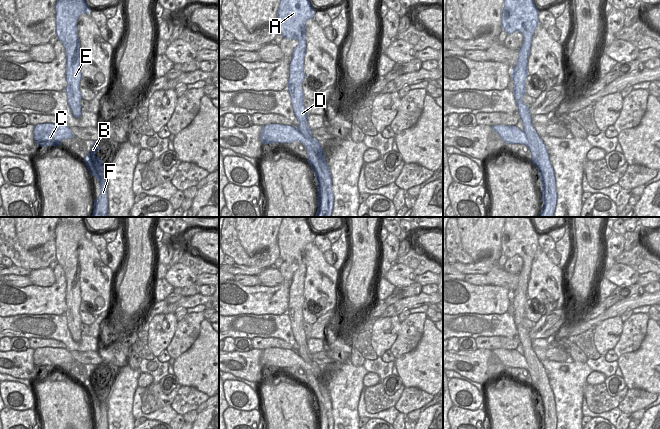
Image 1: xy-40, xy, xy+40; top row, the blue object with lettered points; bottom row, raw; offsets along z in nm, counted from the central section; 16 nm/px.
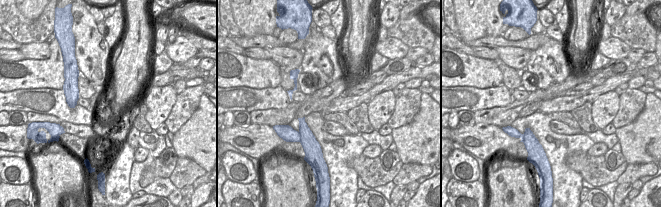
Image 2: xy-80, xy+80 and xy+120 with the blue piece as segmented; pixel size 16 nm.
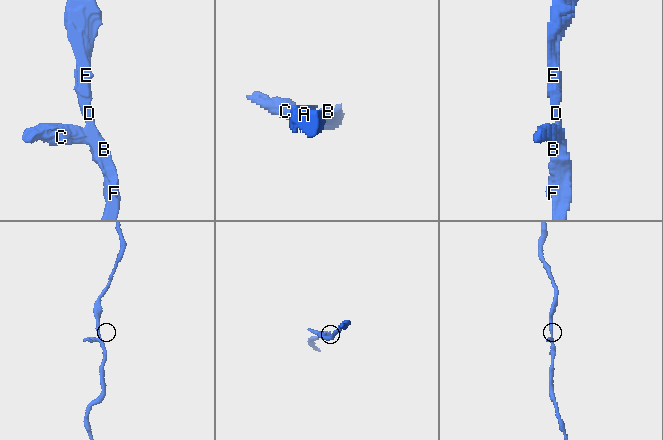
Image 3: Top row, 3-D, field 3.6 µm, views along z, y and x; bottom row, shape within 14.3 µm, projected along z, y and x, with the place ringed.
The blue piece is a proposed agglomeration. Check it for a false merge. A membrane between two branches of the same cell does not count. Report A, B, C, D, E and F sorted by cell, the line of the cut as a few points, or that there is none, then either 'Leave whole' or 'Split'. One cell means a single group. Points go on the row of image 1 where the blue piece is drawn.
Groups: A B D E F / C. Split along xy (297, 127), (311, 142), (311, 146). Split.

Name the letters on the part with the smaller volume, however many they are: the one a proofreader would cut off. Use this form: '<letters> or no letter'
C

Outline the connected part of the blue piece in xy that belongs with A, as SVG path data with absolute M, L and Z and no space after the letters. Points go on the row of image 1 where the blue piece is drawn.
M281 0L277 19L282 36L289 40L296 39L298 41L289 64L289 79L286 90L290 94L293 111L299 121L298 130L312 142L311 146L305 148L307 151L306 161L315 174L318 187L318 210L315 217L331 217L334 201L331 174L320 142L312 137L312 130L307 122L307 111L303 105L305 23L308 19L313 19L314 10L309 0Z

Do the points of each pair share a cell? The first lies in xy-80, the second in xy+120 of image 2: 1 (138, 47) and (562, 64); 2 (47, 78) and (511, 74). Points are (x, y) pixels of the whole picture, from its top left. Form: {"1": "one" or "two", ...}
{"1": "two", "2": "two"}

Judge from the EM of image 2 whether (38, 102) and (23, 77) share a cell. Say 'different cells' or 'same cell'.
different cells

